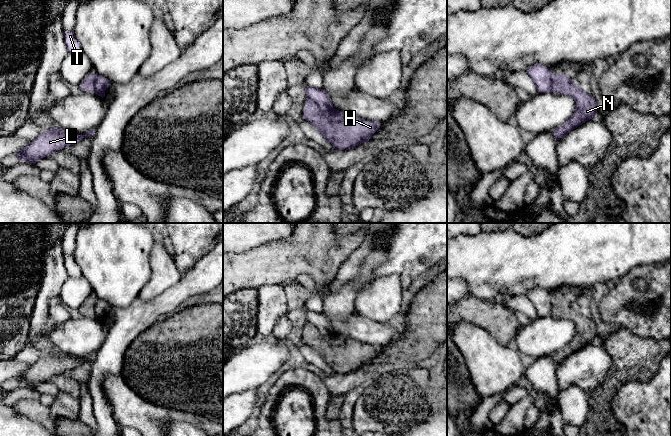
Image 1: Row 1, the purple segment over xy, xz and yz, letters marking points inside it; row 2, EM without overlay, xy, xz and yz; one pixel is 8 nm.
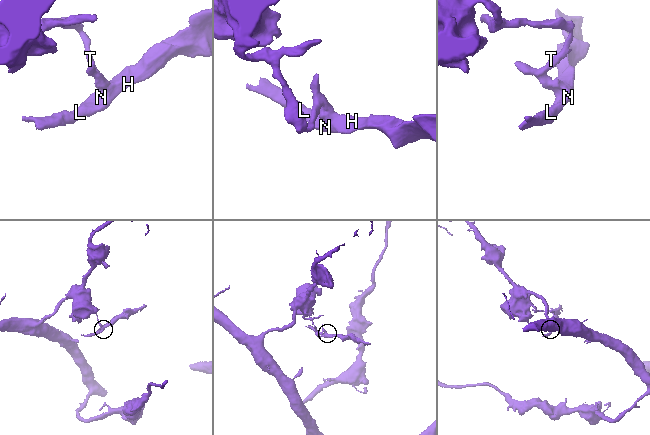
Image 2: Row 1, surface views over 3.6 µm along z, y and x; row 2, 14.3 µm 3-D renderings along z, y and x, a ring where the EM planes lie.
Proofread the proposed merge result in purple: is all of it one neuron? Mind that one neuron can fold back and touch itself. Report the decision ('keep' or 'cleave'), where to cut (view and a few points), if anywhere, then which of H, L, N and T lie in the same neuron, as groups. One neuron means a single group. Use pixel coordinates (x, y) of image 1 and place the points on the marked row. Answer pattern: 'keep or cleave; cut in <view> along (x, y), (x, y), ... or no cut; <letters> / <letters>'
cleave; cut in xz along (308, 99), (321, 109), (332, 108); H L N / T

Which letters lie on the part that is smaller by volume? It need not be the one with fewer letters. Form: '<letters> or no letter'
H, L, N

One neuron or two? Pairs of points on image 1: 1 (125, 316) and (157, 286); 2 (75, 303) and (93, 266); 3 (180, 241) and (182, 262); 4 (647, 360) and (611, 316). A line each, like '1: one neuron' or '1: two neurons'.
1: two neurons
2: two neurons
3: one neuron
4: two neurons

